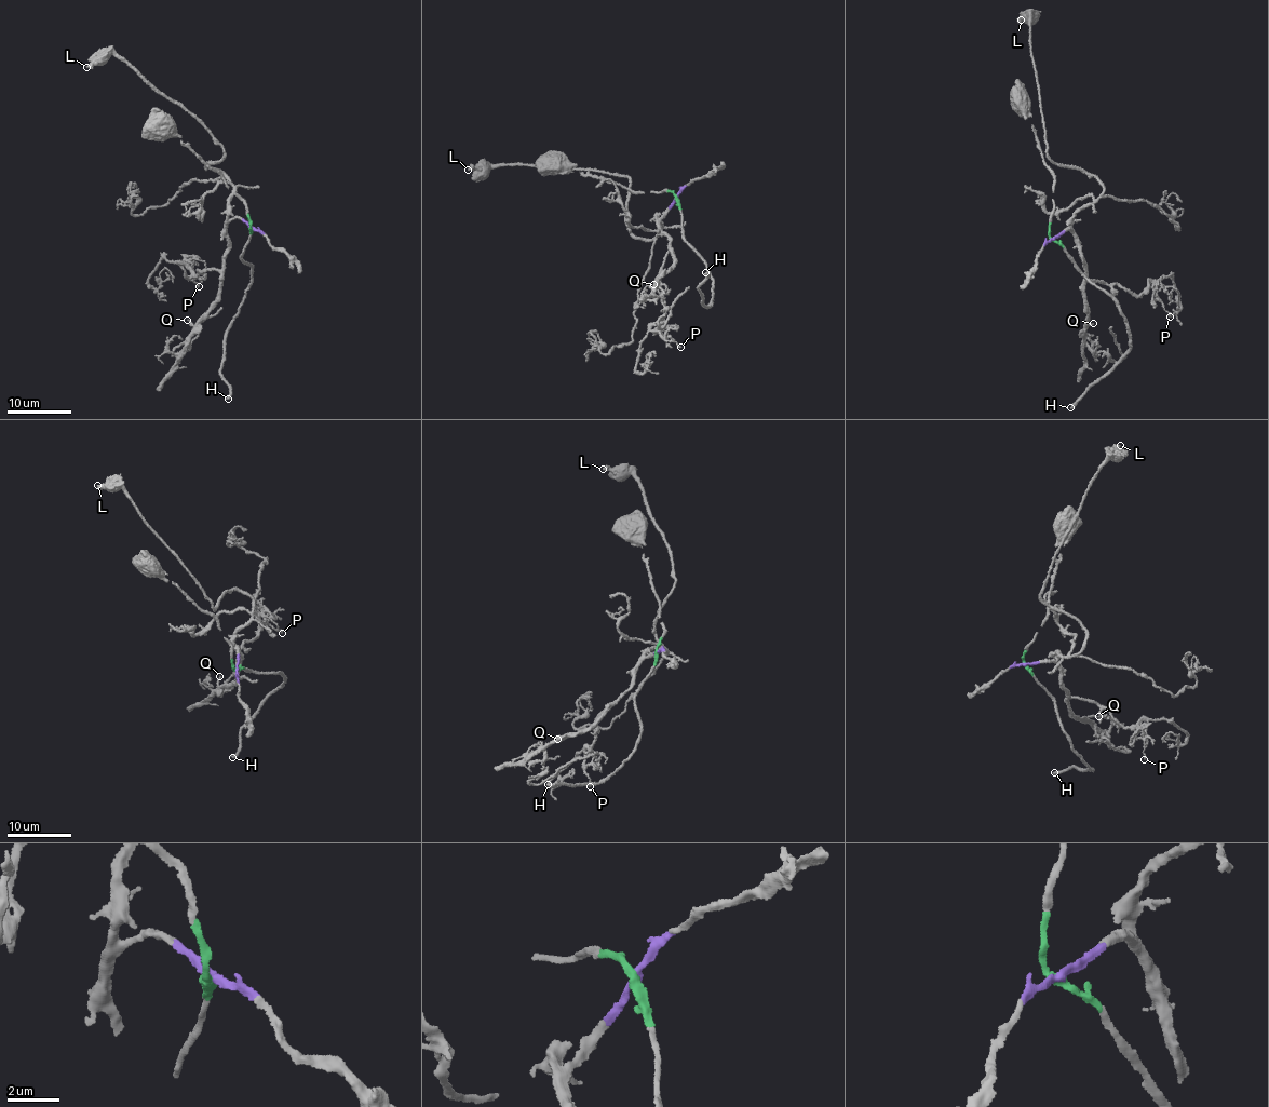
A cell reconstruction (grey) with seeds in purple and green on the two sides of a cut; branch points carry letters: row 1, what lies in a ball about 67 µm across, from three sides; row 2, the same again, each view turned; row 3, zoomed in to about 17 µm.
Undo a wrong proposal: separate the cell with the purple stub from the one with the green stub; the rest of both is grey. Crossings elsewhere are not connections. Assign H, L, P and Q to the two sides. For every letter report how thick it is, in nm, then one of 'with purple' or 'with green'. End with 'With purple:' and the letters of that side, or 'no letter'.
H: calibre 340 nm; with green
L: calibre 360 nm; with purple
P: calibre 160 nm; with purple
Q: calibre 140 nm; with purple
With purple: L, P, Q

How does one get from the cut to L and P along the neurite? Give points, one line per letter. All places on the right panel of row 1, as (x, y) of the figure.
L: (1053, 238), (1104, 191), (1084, 172), (1050, 159), (1029, 16), (1026, 13), (1021, 19)
P: (1053, 238), (1071, 231), (1085, 281), (1118, 283), (1138, 296), (1152, 283), (1169, 316)

